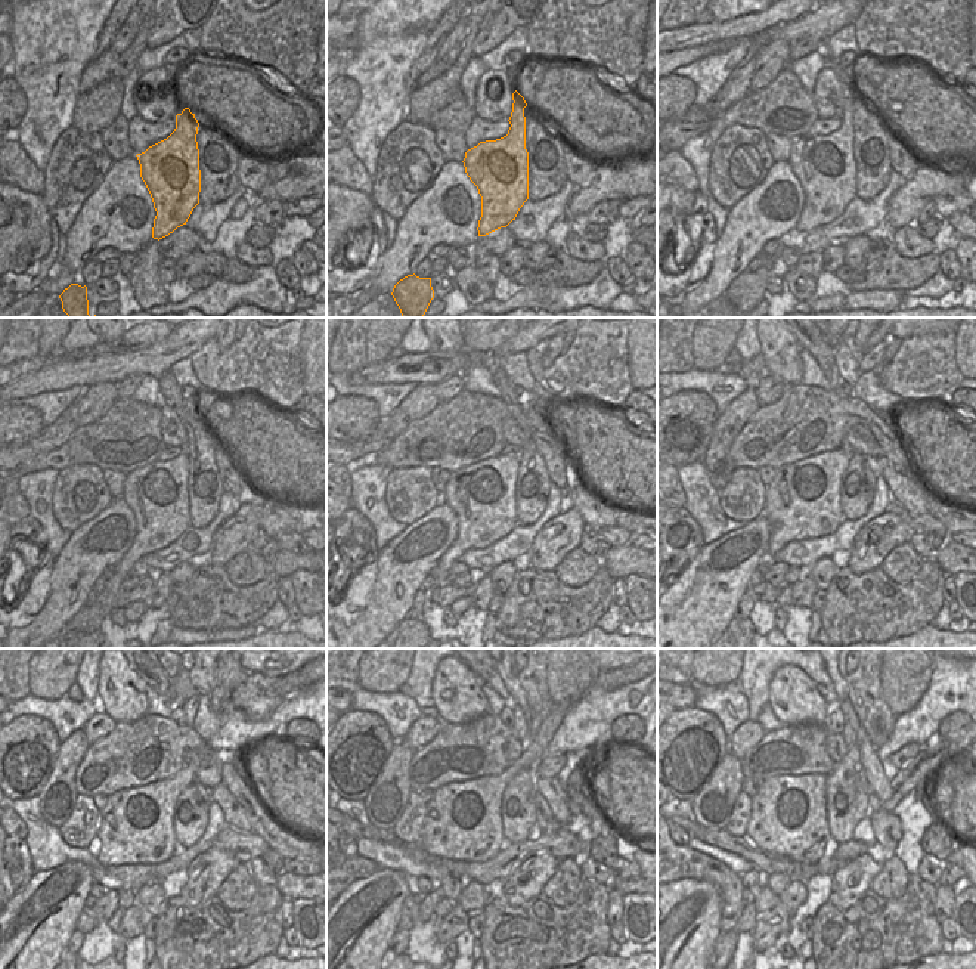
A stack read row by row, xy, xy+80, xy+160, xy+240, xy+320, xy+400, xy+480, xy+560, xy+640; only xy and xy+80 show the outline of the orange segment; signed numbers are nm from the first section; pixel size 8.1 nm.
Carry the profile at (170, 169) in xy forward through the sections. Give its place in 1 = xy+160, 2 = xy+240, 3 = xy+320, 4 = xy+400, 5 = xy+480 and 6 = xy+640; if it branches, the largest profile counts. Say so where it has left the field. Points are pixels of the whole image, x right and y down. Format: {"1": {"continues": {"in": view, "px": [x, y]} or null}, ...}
{"1": {"continues": {"in": "xy+160", "px": [824, 166]}}, "2": {"continues": {"in": "xy+240", "px": [157, 494]}}, "3": {"continues": {"in": "xy+320", "px": [482, 495]}}, "4": {"continues": {"in": "xy+400", "px": [803, 500]}}, "5": {"continues": {"in": "xy+480", "px": [141, 829]}}, "6": {"continues": {"in": "xy+640", "px": [799, 830]}}}

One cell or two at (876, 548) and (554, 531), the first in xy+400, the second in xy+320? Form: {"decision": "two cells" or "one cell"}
{"decision": "one cell"}

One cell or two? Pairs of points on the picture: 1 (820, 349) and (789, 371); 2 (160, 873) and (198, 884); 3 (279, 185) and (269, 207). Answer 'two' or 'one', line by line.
1: two
2: two
3: two

